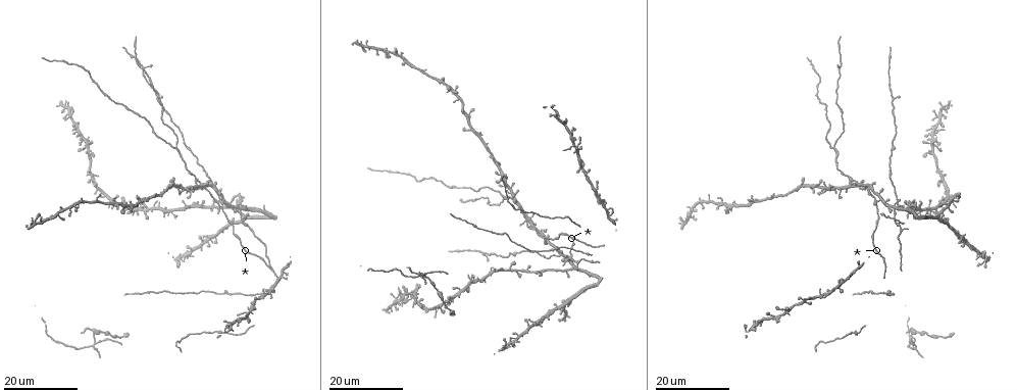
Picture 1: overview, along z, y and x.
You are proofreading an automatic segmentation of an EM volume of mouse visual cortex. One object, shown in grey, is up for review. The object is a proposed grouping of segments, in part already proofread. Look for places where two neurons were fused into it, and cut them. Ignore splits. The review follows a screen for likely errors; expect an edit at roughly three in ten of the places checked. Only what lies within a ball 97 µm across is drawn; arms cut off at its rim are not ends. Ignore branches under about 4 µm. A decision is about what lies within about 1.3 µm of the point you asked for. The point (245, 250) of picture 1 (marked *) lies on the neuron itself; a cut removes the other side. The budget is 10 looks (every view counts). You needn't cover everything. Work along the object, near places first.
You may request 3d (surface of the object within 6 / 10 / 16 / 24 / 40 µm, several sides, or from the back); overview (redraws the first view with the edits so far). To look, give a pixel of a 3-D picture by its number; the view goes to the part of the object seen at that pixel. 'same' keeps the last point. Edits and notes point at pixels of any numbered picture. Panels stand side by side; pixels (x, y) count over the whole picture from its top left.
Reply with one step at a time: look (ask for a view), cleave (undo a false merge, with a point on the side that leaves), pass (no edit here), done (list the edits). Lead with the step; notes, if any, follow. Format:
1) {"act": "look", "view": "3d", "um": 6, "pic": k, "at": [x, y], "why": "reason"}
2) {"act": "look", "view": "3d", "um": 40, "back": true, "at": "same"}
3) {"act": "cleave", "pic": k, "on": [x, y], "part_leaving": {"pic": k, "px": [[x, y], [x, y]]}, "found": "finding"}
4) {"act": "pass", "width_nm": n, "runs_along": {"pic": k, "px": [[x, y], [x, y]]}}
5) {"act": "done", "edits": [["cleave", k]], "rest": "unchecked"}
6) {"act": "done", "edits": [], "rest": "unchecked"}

{"act": "look", "view": "3d", "um": 16, "pic": 1, "at": [870, 294], "why": "sudden change in width"}

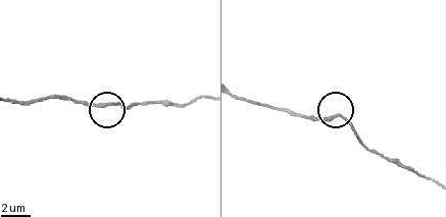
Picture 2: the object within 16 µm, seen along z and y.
{"act": "look", "view": "3d", "um": 10, "pic": 2, "at": [111, 105]}

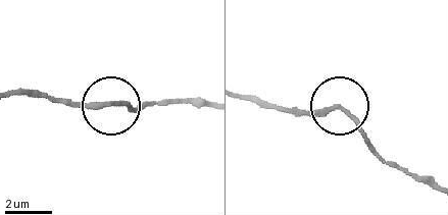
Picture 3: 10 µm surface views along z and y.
{"act": "pass", "runs_along": {"pic": 3, "px": [[206, 104], [153, 104], [140, 109], [55, 104]]}, "found": "all the same neuron"}

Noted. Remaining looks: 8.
{"act": "look", "view": "3d", "um": 16, "pic": 1, "at": [832, 149], "why": "three-way junction"}

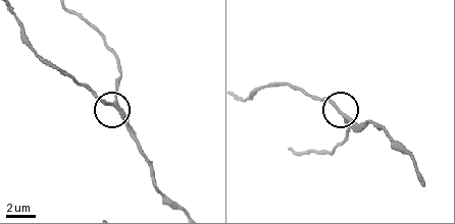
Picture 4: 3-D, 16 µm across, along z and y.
{"act": "look", "view": "3d", "um": 6, "pic": 4, "at": [112, 103]}

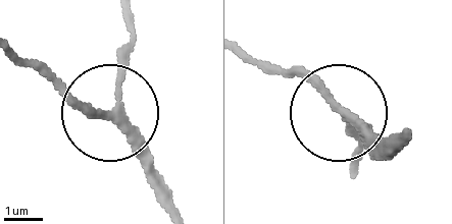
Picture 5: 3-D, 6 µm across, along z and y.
{"act": "pass", "arms": 3, "runs_along": {"pic": 5, "px": [[176, 208], [117, 110], [131, 16]]}, "found": "continuous, no second neuron"}

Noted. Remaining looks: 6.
{"act": "look", "view": "3d", "um": 16, "pic": 1, "at": [198, 183], "why": "branch point"}

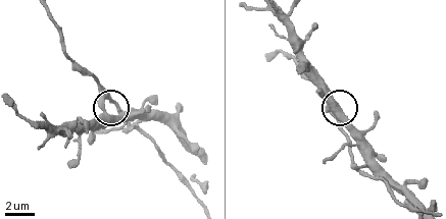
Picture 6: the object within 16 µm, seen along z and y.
{"act": "look", "view": "3d", "um": 6, "pic": 6, "at": [104, 112]}

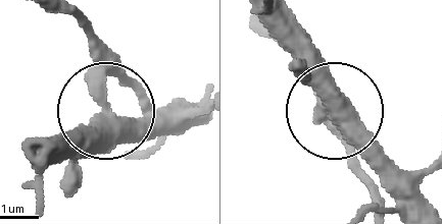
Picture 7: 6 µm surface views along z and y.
{"act": "pass", "arms": 3, "found": "all the same neuron"}

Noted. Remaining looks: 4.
{"act": "look", "view": "3d", "um": 16, "pic": 1, "at": [206, 190]}

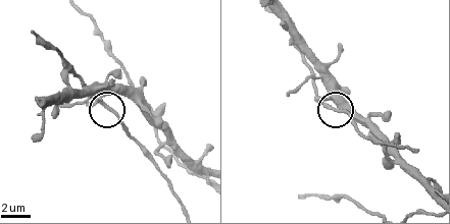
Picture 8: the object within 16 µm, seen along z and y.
{"act": "look", "view": "3d", "um": 6, "pic": 8, "at": [330, 107]}

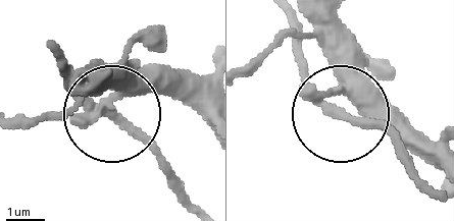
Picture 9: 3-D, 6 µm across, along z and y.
{"act": "pass", "width_nm": 230, "runs_along": {"pic": 9, "px": [[423, 183], [395, 134], [340, 112], [336, 41]]}, "found": "continuous, no second neuron"}

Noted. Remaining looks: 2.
{"act": "look", "view": "3d", "um": 16, "pic": 1, "at": [217, 203], "why": "four arms meet"}

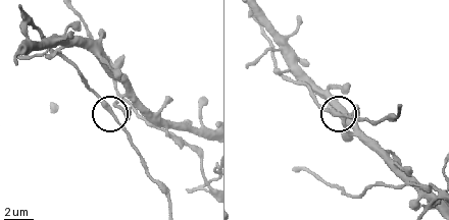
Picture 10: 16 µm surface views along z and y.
{"act": "look", "view": "3d", "um": 10, "pic": 10, "at": [110, 110]}

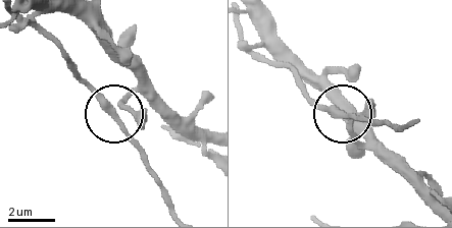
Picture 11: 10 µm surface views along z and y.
{"act": "pass", "arms": 4, "runs_along": {"pic": 11, "px": [[173, 207], [142, 148], [78, 68]]}, "found": "one neuron here"}

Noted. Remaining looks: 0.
{"act": "done", "edits": [], "rest": "unchecked"}

